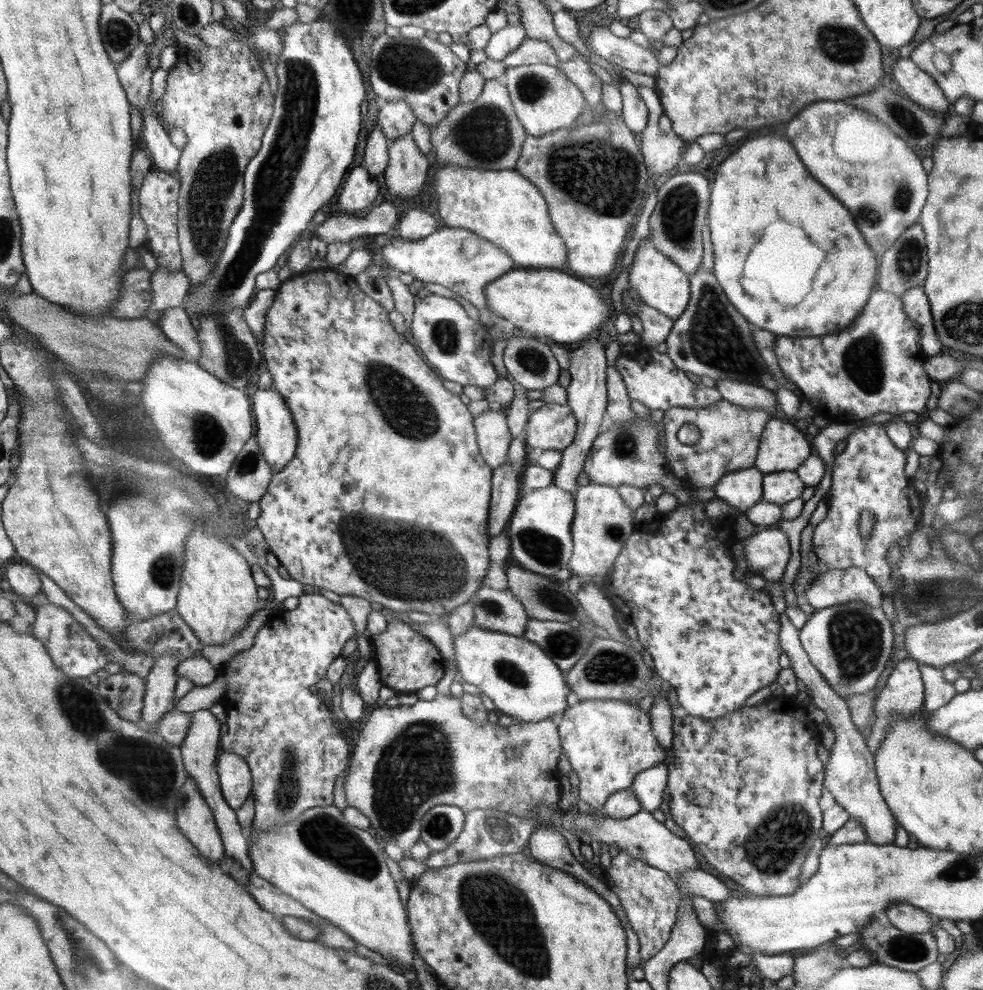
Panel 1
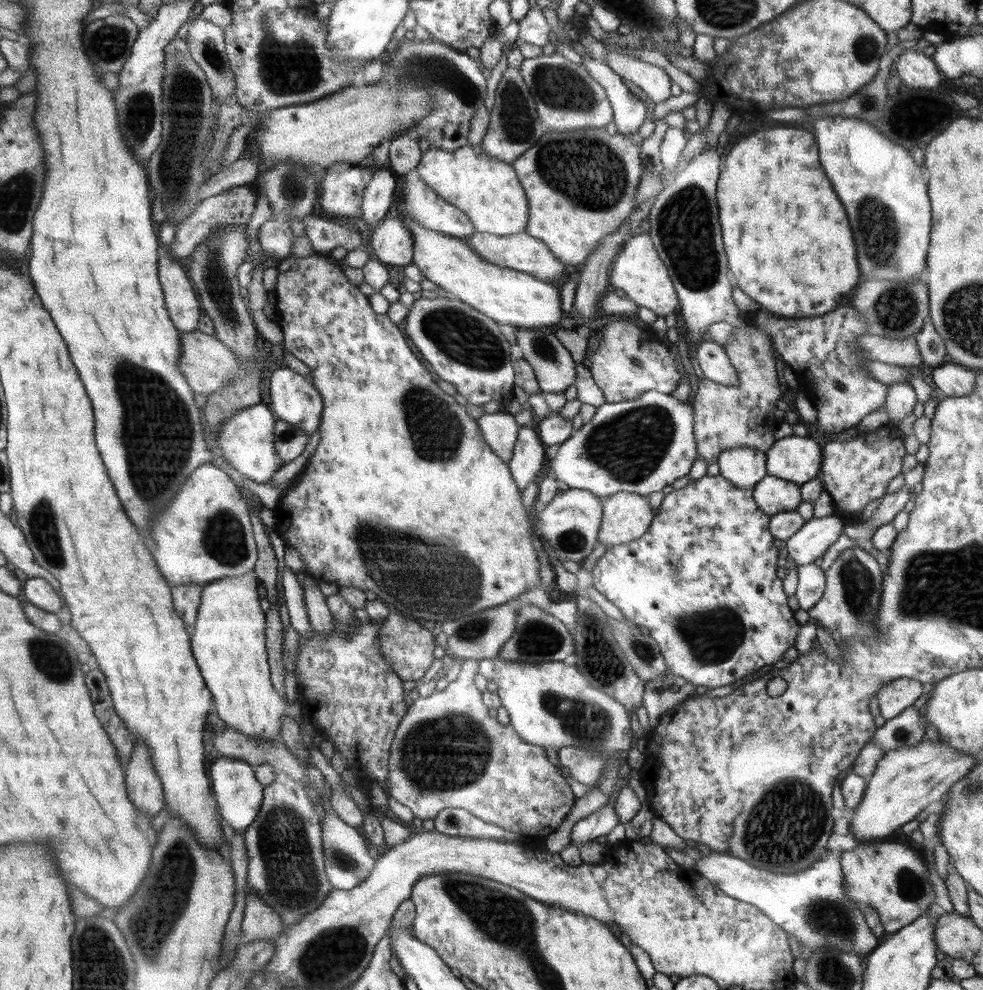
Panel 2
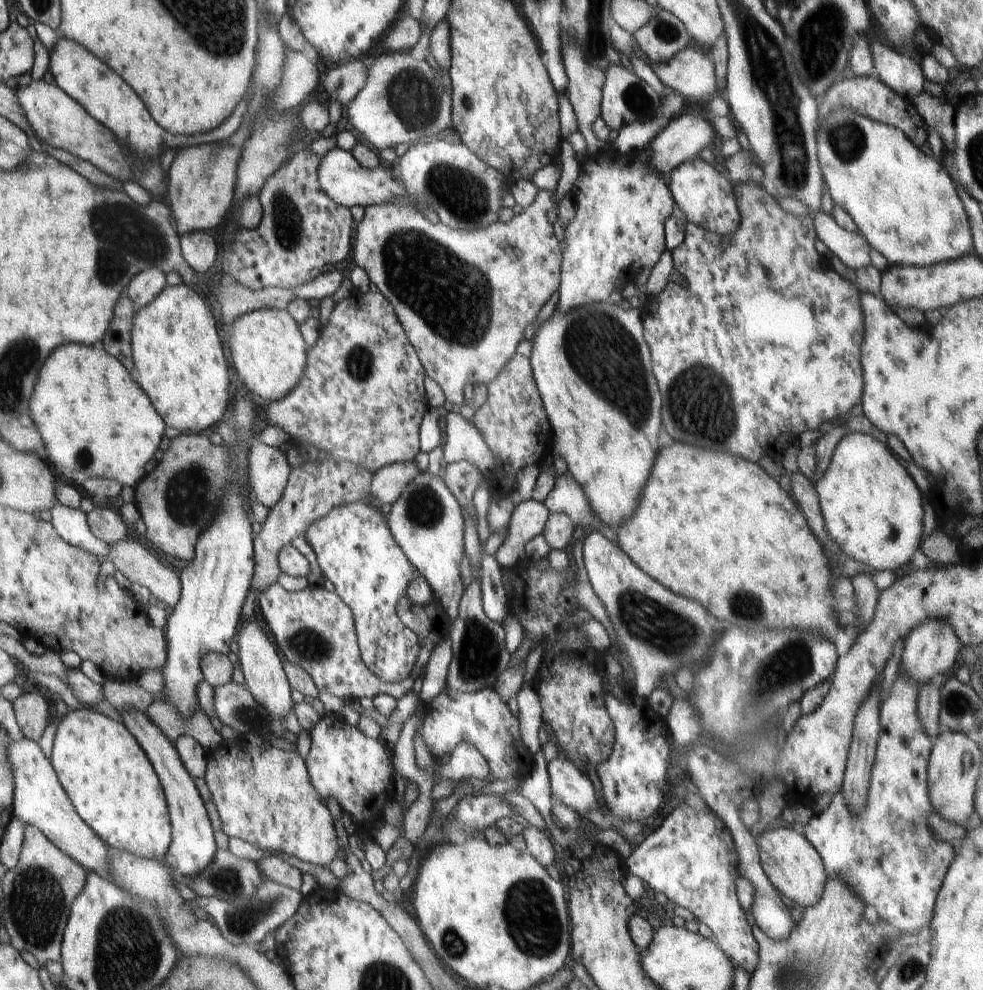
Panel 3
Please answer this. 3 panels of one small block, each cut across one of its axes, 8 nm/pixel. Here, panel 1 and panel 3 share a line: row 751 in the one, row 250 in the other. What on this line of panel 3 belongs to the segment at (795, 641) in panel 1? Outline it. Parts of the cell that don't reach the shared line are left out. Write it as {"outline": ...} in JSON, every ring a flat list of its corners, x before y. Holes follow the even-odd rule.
{"outline":[[813,216,816,235,848,267,854,270,871,264,868,243,858,234,844,230,831,216]]}

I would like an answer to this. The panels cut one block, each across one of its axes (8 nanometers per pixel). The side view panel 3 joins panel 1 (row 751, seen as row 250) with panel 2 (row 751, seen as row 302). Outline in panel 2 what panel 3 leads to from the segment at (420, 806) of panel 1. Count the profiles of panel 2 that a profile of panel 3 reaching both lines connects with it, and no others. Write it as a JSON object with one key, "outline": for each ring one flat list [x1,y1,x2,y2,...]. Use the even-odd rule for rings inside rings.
{"outline":[[473,658,461,660,461,671,459,672,458,678,443,690,435,690,433,694,426,697,418,697,413,700,414,703,407,707,404,718,398,725,398,730,394,735,392,746,390,749,390,756,388,761,388,782,387,786,384,786,384,792,388,794,388,798,392,796,394,800,400,802,404,806,408,806,414,813,415,819,428,820,429,818,436,818,436,815,446,808,464,809,474,814,478,818,481,818,484,822,489,822,499,826,501,829,511,831,516,834,536,837,547,837,552,834,562,824,564,818,569,815,572,810,572,805,575,801,573,790,571,786,566,783,566,779,562,777,557,767,548,760,546,751,542,746,536,746,534,744,528,744,524,742,516,731,508,725,502,725,502,723,496,718,492,717,489,712,489,708,484,704,482,698,482,691,477,689,475,685,475,674,479,671,479,661]]}

